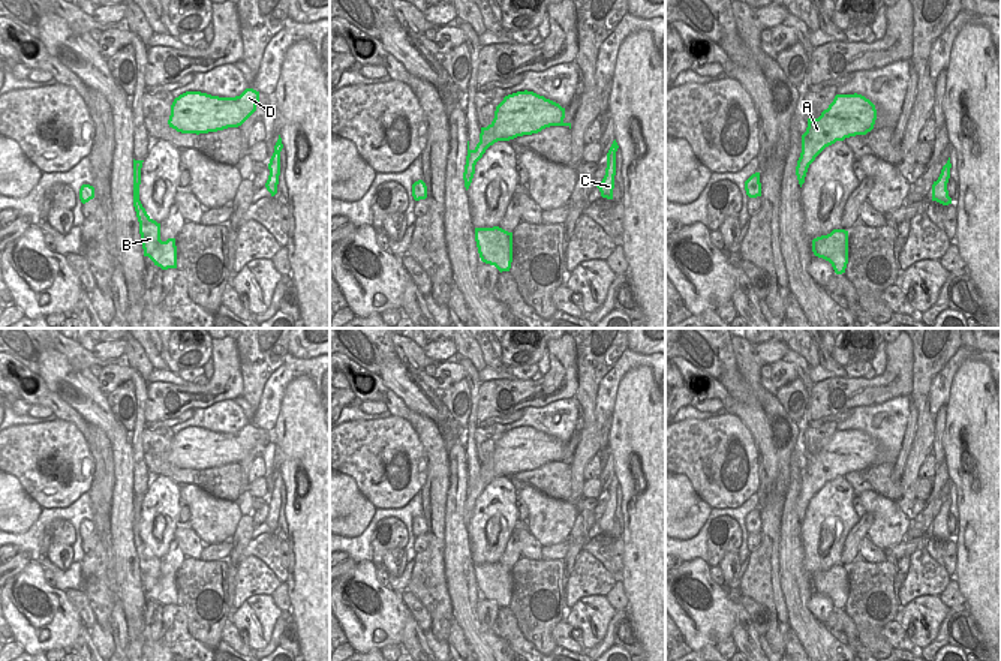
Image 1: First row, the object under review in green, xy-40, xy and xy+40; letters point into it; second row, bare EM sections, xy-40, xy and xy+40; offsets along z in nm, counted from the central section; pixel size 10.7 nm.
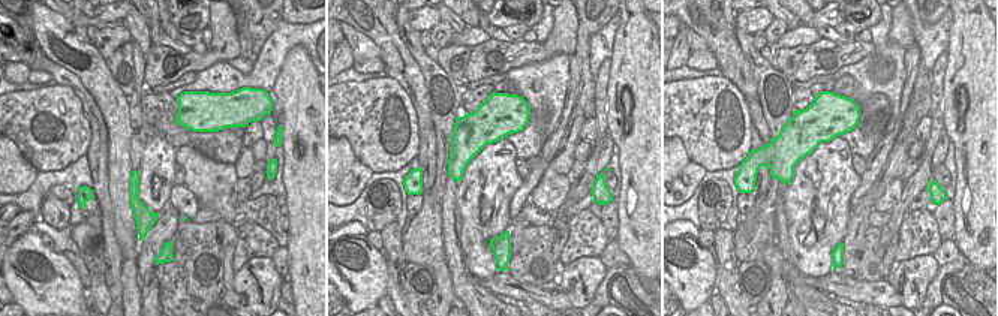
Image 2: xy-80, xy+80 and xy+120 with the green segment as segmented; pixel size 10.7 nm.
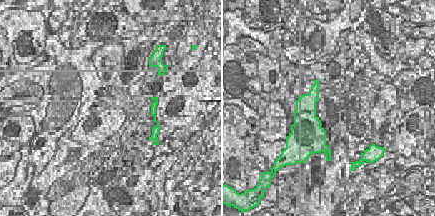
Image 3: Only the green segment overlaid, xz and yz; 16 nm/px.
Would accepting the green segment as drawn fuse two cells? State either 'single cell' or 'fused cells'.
single cell

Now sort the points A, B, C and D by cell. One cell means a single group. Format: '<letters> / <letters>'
A B C D

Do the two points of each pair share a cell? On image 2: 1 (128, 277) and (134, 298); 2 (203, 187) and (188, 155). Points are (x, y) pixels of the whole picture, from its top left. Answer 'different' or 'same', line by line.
1: same
2: same

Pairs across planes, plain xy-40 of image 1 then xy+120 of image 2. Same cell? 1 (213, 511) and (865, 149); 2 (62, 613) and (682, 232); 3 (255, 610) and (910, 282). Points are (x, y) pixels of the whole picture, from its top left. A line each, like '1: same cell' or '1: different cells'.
1: different cells
2: same cell
3: same cell

